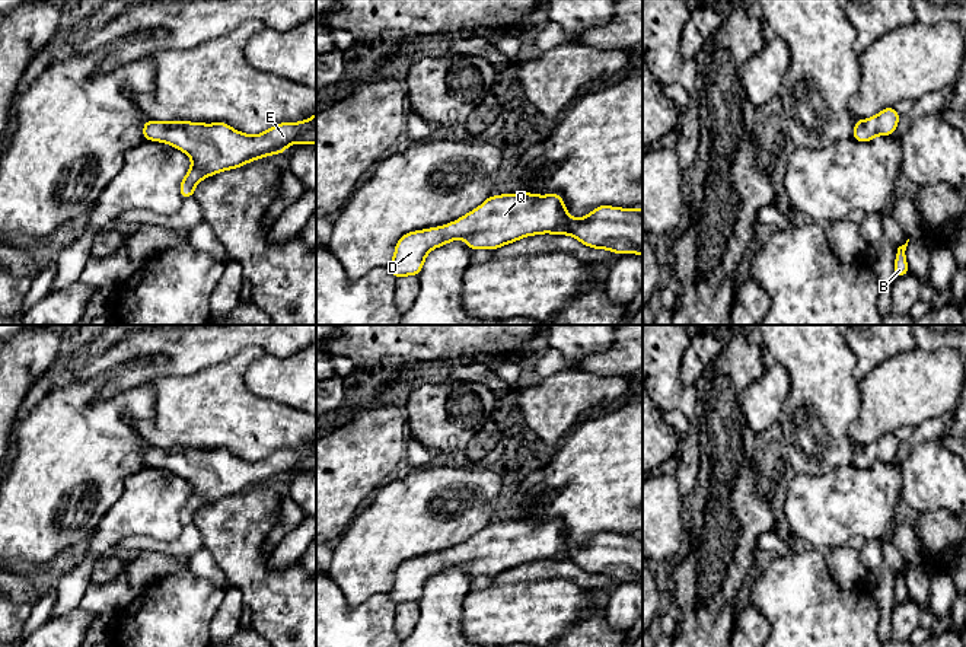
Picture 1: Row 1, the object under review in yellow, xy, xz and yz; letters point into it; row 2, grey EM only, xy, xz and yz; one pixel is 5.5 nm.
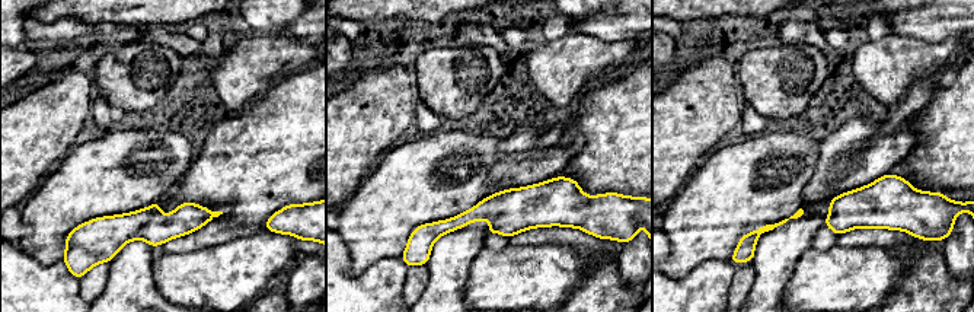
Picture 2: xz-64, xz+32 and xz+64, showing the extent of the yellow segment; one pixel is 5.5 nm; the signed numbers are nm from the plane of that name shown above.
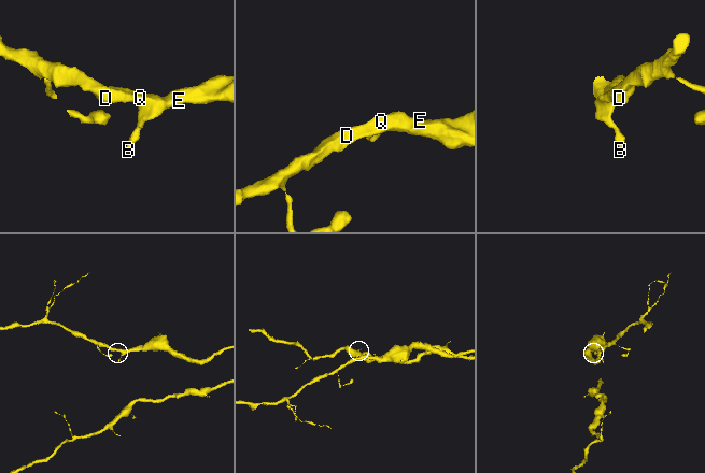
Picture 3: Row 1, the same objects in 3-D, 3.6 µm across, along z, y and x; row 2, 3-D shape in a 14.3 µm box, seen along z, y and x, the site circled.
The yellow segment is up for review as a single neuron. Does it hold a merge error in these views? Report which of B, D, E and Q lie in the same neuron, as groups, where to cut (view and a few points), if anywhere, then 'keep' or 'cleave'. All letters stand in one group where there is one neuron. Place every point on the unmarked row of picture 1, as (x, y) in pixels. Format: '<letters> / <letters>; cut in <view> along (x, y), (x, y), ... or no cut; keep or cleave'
B D E Q; no cut; keep

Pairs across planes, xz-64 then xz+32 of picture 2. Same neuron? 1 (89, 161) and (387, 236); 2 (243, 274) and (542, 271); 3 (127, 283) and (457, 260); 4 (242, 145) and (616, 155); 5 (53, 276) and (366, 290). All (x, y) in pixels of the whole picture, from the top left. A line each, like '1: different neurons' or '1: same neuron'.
1: same neuron
2: same neuron
3: same neuron
4: same neuron
5: same neuron

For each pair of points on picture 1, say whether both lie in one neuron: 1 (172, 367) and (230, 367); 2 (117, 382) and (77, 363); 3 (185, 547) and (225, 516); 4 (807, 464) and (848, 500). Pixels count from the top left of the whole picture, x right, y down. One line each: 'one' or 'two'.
1: two
2: one
3: two
4: two

